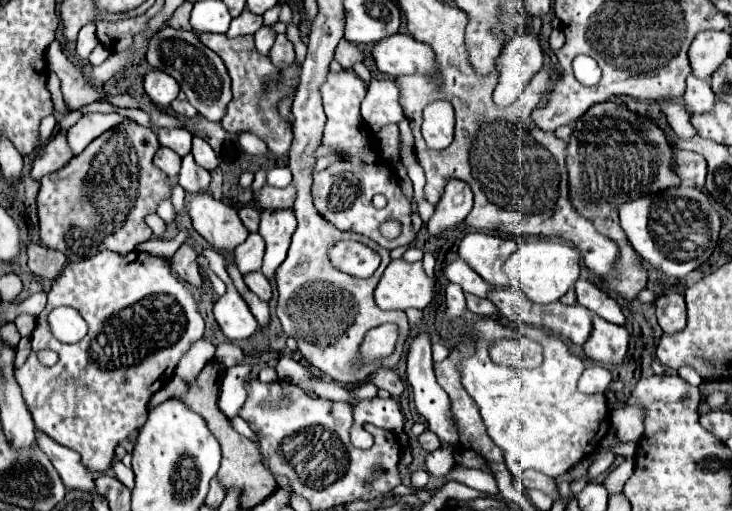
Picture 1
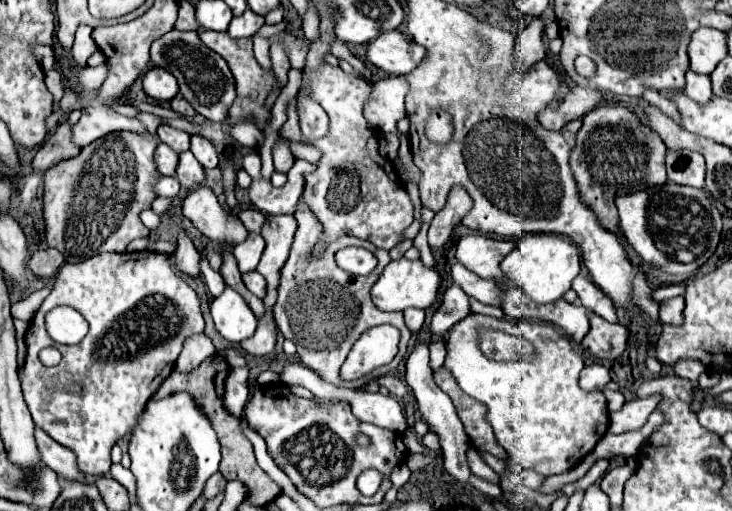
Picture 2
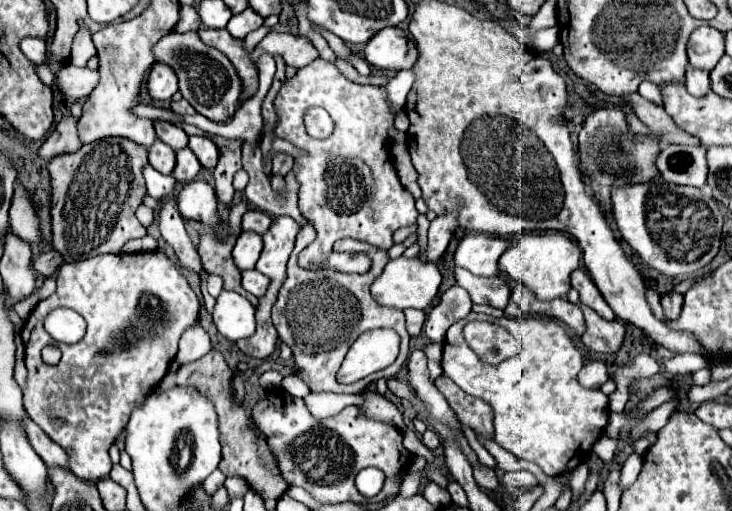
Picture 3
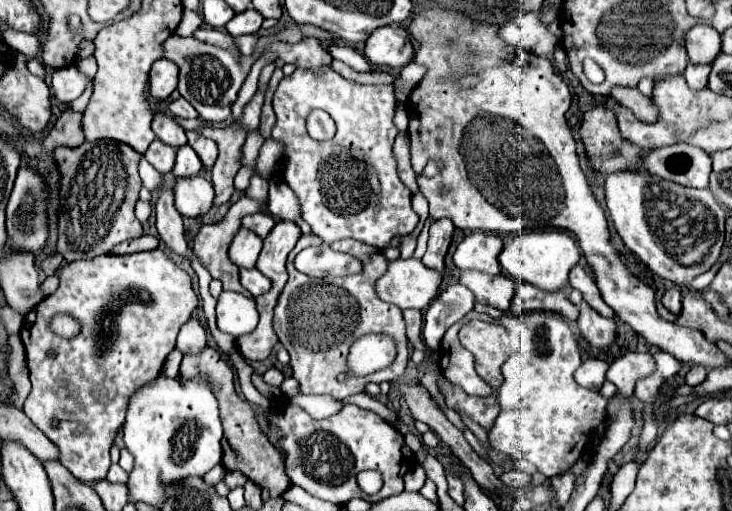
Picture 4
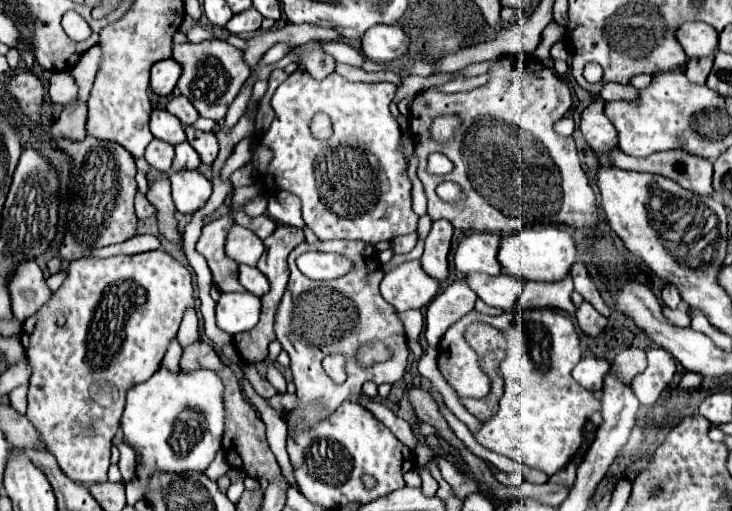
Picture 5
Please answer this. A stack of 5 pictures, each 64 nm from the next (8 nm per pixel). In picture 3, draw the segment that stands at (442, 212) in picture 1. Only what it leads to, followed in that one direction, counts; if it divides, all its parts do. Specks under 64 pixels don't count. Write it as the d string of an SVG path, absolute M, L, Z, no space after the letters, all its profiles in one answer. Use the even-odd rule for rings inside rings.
M456 210L448 212L444 216L436 216L432 220L432 224L428 228L428 260L430 262L436 262L444 254L456 228L458 228Z

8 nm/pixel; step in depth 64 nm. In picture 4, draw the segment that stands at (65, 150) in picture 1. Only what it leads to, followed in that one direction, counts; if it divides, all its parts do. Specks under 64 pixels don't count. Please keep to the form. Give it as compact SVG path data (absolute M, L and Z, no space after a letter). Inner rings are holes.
M70 108L58 118L56 126L50 130L50 134L44 140L44 150L54 152L58 146L78 148L84 142L82 132L82 114L72 112Z

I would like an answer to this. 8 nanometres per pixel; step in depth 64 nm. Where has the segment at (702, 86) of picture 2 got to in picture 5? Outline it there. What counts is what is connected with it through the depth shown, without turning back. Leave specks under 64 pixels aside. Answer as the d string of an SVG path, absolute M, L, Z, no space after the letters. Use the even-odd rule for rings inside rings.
M708 56L708 58L692 58L686 62L686 76L692 84L706 84L706 78L708 78L708 72L712 70L712 58L714 56Z

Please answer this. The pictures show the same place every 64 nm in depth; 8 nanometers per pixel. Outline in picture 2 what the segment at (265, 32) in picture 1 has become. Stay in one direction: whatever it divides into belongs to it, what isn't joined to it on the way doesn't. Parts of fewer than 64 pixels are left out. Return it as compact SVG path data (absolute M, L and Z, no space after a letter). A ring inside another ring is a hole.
M256 34L256 36L254 36L254 56L256 56L256 60L258 60L266 70L272 70L272 62L270 62L270 56L268 56L268 48L270 48L270 40Z

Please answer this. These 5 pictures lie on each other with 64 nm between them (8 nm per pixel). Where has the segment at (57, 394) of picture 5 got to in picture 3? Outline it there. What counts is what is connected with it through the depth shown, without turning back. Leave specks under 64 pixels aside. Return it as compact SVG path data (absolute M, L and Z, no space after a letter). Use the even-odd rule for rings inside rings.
M162 250L138 254L98 254L94 258L80 260L74 264L62 264L56 276L56 284L56 292L34 308L22 330L28 368L24 408L28 416L68 452L70 470L78 478L102 480L112 468L108 448L124 432L132 410L138 408L144 398L156 388L156 384L166 376L170 362L178 352L178 340L184 330L200 324L200 302L194 290L188 286L188 280L180 274L180 270L168 260ZM58 306L72 308L86 320L88 330L78 344L66 346L62 342L56 342L44 330L46 314ZM48 344L58 346L62 350L62 360L56 366L48 366L40 358L40 350Z

